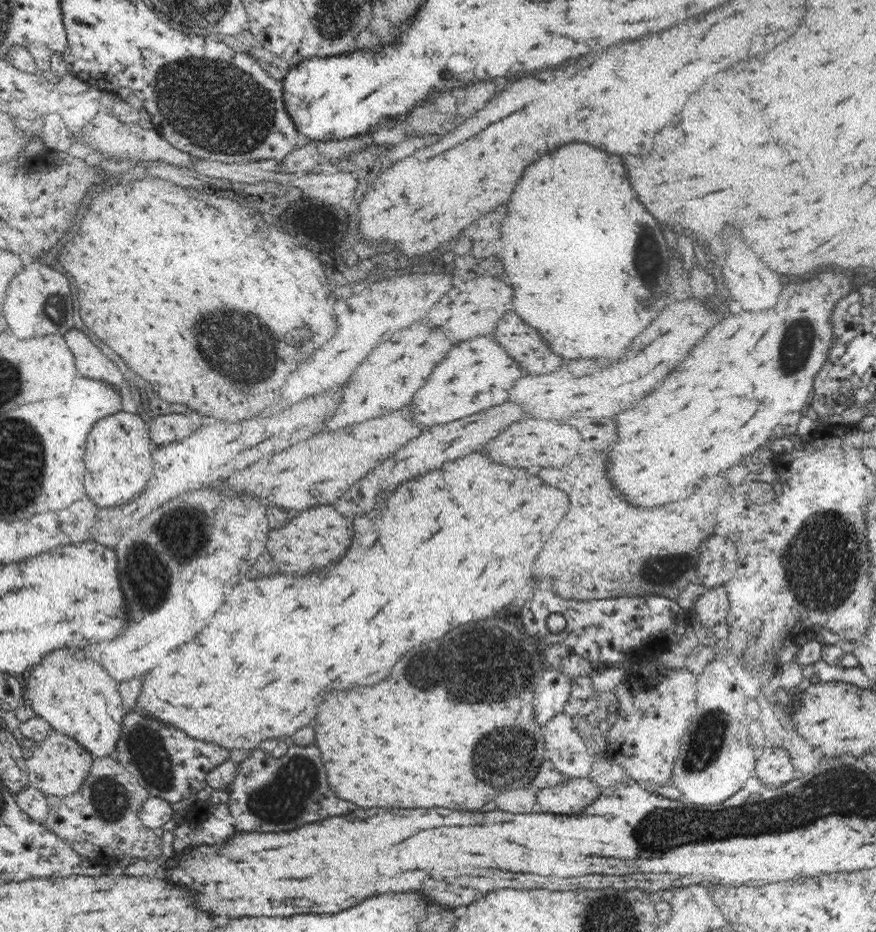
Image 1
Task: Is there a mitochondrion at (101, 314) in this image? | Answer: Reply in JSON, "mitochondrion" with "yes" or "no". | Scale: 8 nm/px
{"mitochondrion":"no"}

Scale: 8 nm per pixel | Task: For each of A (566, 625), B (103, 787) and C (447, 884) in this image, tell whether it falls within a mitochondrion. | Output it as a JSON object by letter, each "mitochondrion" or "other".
{"A":"other","B":"mitochondrion","C":"mitochondrion"}

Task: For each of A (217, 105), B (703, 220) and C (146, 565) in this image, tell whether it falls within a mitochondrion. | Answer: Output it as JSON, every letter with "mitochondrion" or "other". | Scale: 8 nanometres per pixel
{"A":"mitochondrion","B":"other","C":"mitochondrion"}

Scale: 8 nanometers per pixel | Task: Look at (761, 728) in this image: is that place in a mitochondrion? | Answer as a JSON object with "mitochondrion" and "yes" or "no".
{"mitochondrion":"no"}

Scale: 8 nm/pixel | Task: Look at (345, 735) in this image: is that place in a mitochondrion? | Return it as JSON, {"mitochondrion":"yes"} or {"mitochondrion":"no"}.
{"mitochondrion":"no"}

